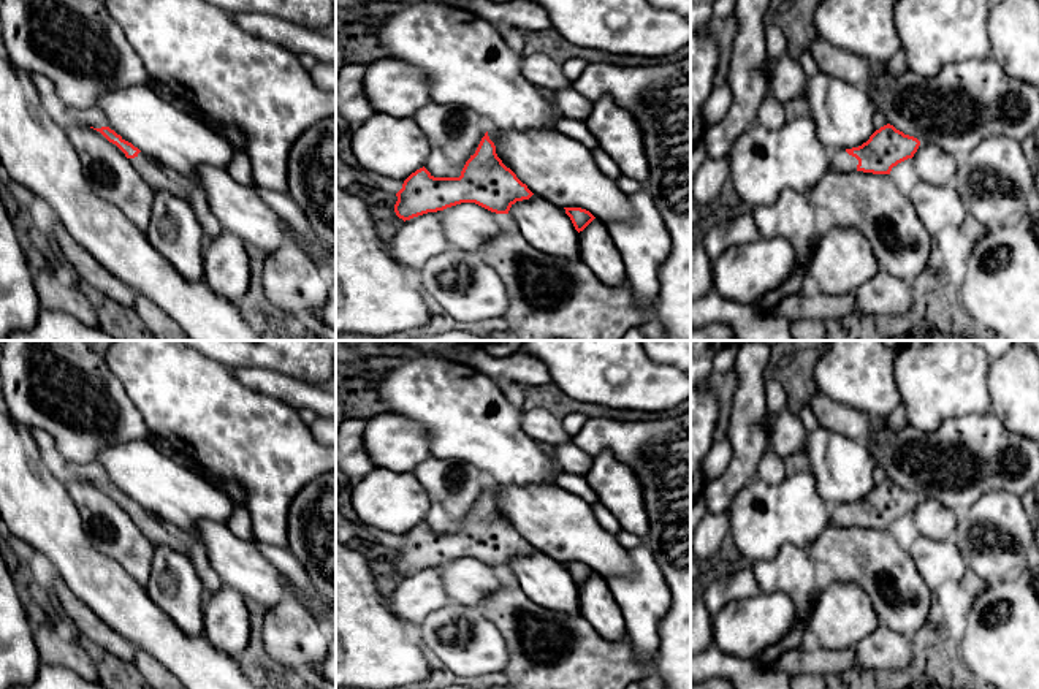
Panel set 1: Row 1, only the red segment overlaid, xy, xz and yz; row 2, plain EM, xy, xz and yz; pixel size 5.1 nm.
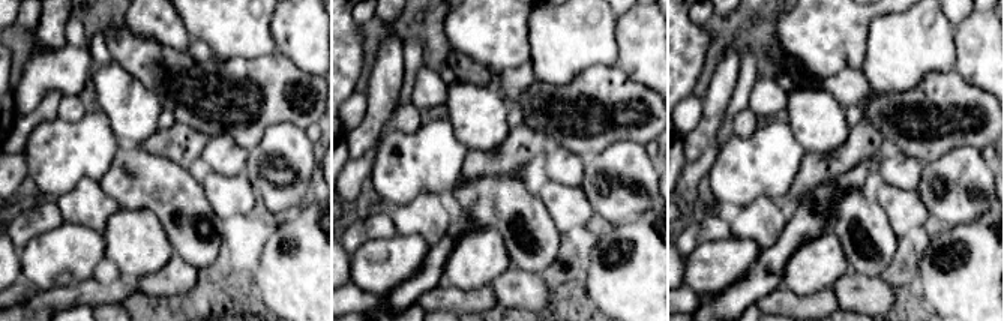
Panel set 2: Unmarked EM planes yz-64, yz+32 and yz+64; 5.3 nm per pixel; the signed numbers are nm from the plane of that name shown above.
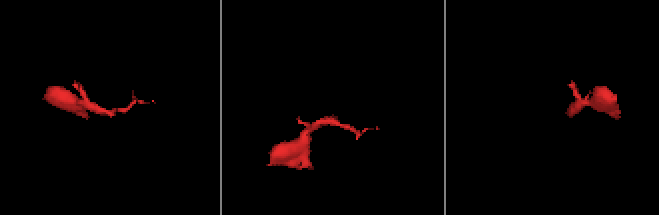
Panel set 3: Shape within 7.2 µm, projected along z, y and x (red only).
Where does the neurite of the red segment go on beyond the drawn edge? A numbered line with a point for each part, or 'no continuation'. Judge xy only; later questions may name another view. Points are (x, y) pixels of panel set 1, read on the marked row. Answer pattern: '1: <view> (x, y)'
1: xy (160, 178)

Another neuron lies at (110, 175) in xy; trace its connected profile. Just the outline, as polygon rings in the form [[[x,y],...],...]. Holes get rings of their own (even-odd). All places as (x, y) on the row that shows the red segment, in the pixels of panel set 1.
[[[71,122],[65,133],[92,192],[114,204],[138,230],[146,231],[155,192],[143,181],[130,158],[90,127]]]

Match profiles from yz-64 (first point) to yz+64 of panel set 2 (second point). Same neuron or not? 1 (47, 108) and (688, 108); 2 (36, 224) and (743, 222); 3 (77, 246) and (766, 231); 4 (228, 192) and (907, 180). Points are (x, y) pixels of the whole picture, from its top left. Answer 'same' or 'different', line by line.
1: different
2: different
3: different
4: different

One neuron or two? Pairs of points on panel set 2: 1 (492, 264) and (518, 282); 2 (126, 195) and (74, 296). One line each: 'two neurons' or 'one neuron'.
1: two neurons
2: two neurons

